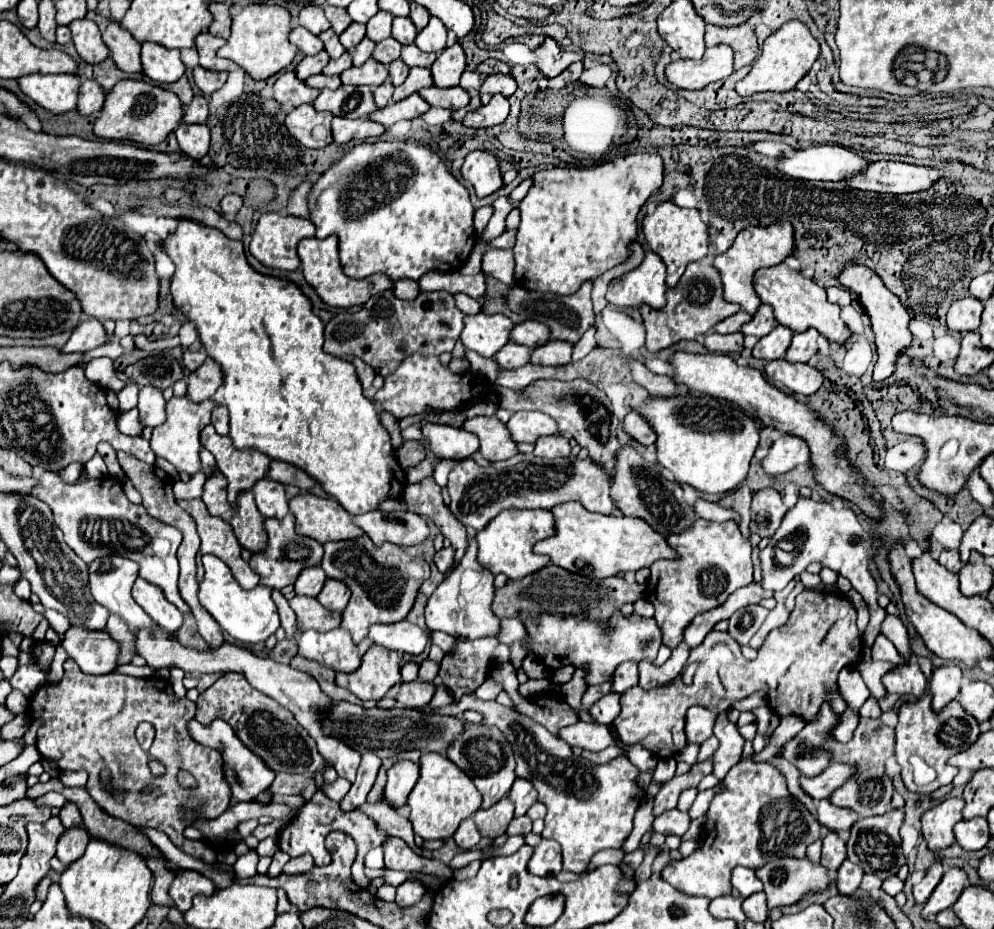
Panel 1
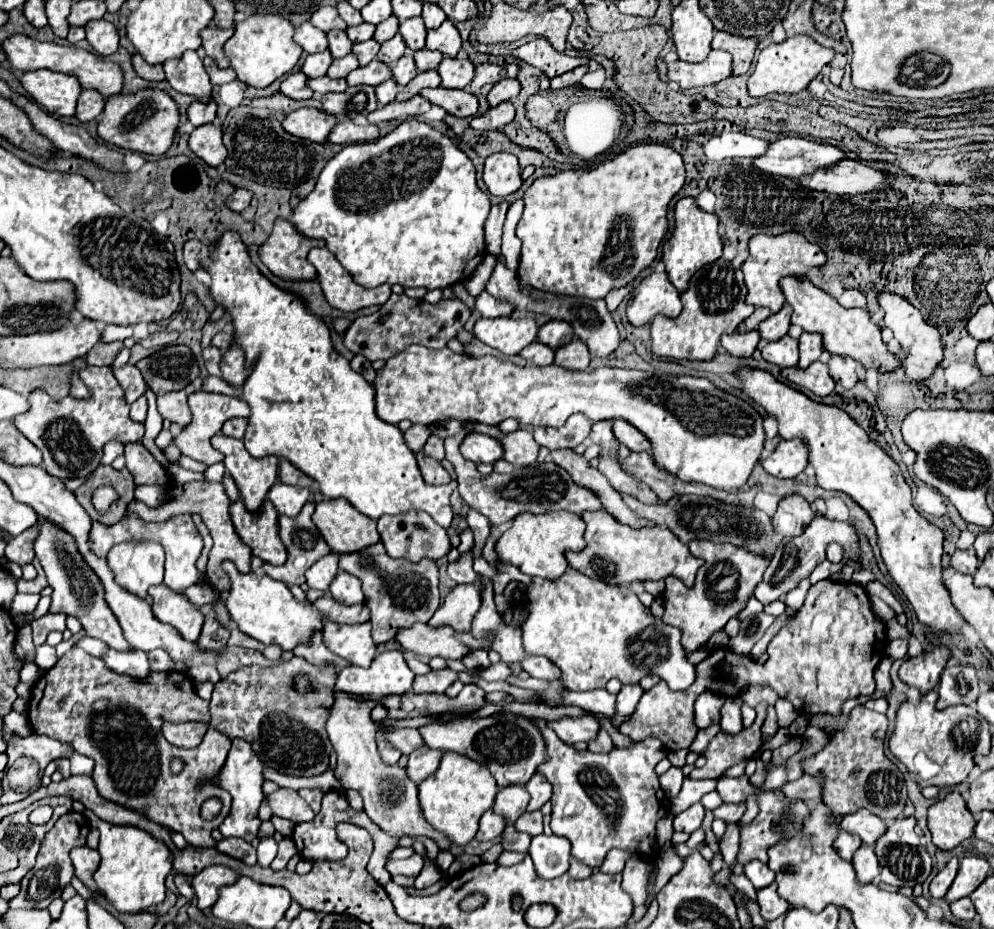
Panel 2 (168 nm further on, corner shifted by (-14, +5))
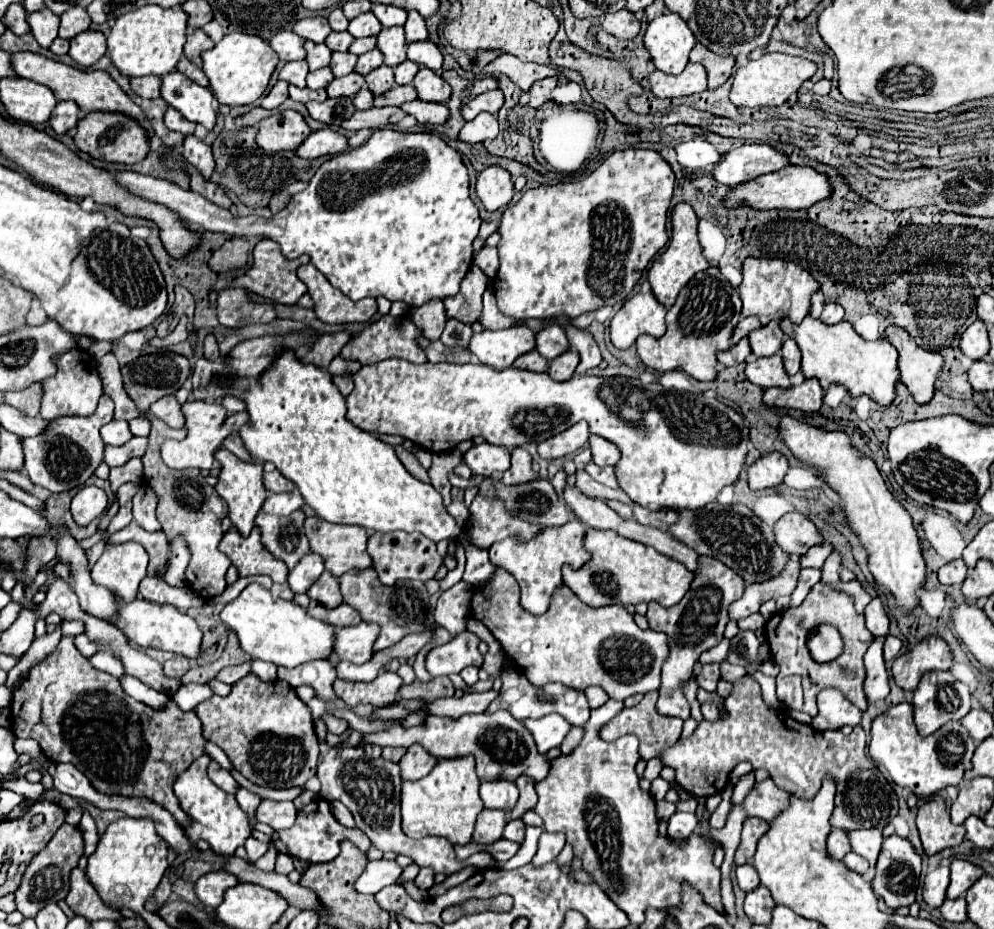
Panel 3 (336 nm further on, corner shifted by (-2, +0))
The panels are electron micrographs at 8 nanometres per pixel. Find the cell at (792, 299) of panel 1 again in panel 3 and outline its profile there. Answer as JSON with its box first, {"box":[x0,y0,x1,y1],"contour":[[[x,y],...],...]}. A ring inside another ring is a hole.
{"box":[781,314,899,406],"contour":[[[807,314],[807,318],[801,324],[793,324],[789,318],[783,318],[781,330],[793,338],[803,354],[801,370],[805,378],[817,378],[823,388],[827,388],[831,382],[845,384],[851,396],[867,394],[875,402],[887,406],[895,398],[895,382],[899,378],[897,368],[897,350],[887,340],[875,340],[867,342],[863,340],[849,322],[839,324],[825,324],[819,318],[813,318]]]}

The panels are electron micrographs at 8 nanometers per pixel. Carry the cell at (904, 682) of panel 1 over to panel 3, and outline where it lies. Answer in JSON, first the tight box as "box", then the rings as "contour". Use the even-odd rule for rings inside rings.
{"box":[893,636,951,690],"contour":[[[929,636],[893,662],[893,678],[899,688],[915,690],[923,674],[931,670],[949,670],[949,666],[951,652],[947,642],[939,636]]]}

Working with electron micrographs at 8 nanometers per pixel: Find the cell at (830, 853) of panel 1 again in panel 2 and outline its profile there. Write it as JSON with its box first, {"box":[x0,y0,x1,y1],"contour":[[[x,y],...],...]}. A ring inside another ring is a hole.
{"box":[835,833,861,861],"contour":[[[839,833],[837,835],[837,839],[835,839],[835,849],[837,849],[837,853],[841,855],[841,859],[845,859],[845,861],[851,861],[851,857],[853,857],[853,853],[857,851],[861,847],[861,839],[859,837],[855,837],[853,833]]]}

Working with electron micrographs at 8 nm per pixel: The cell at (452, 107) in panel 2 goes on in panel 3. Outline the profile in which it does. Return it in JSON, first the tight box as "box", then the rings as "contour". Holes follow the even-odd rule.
{"box":[401,100,449,124],"contour":[[[411,100],[401,106],[407,114],[415,116],[419,124],[445,124],[449,120],[449,108],[443,102],[423,102]]]}

